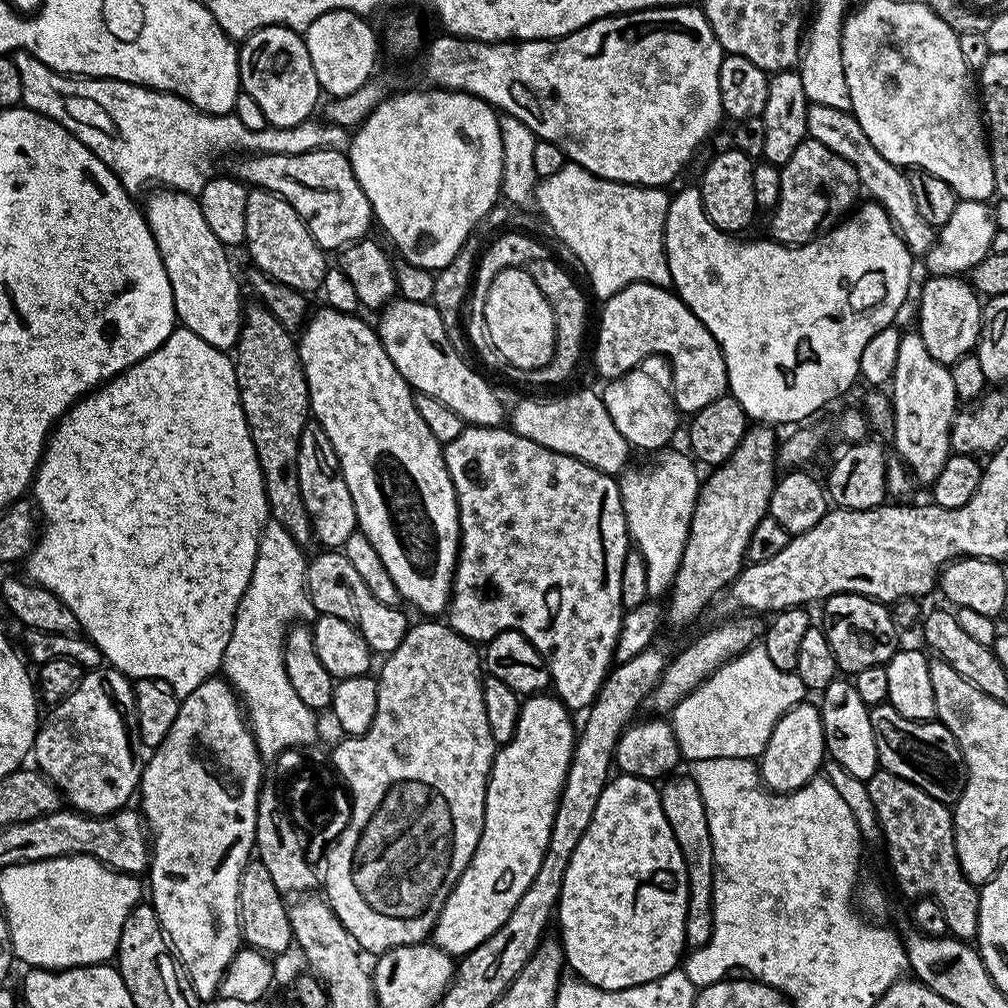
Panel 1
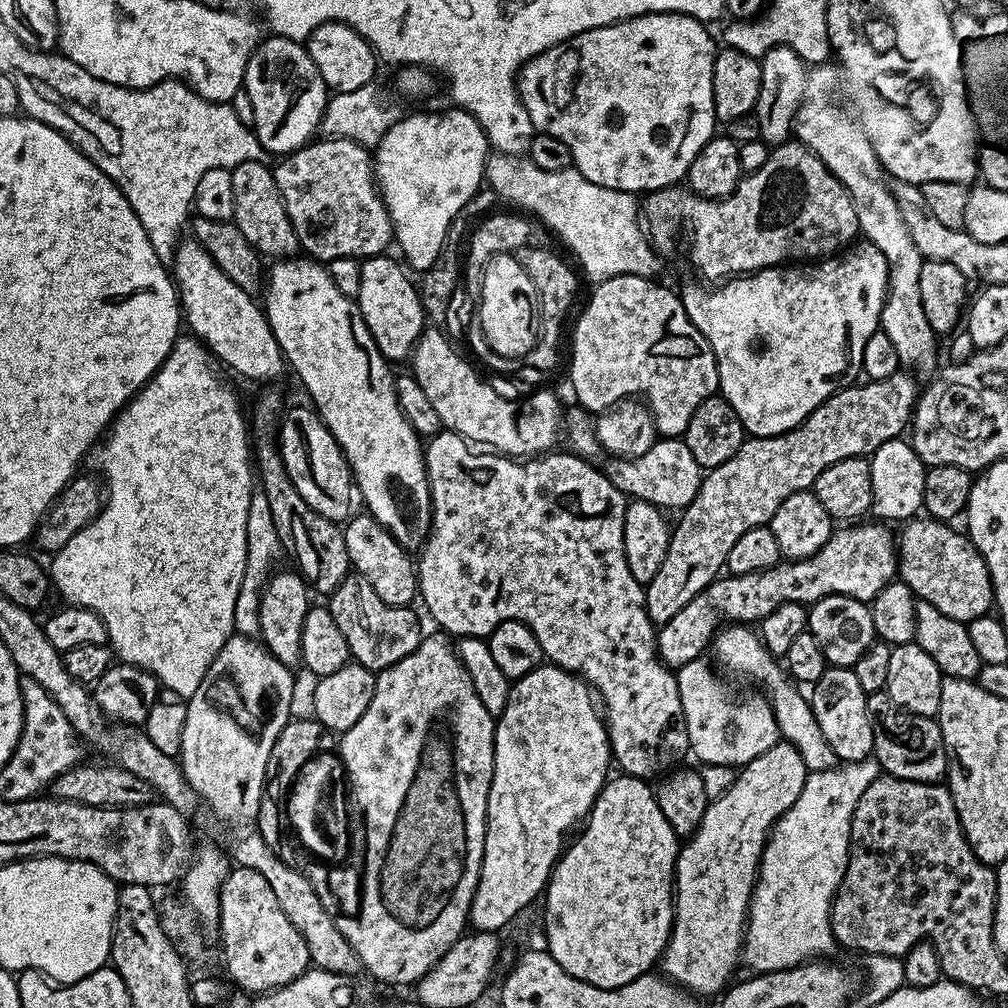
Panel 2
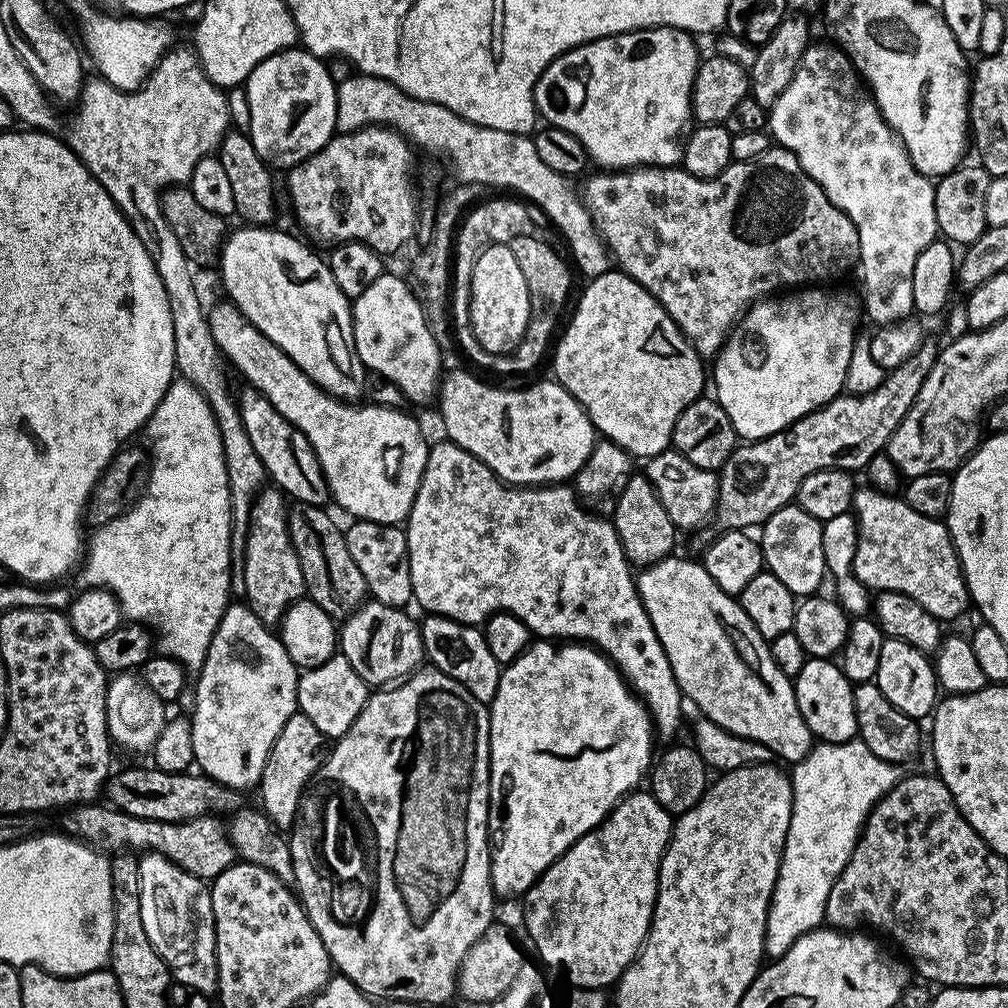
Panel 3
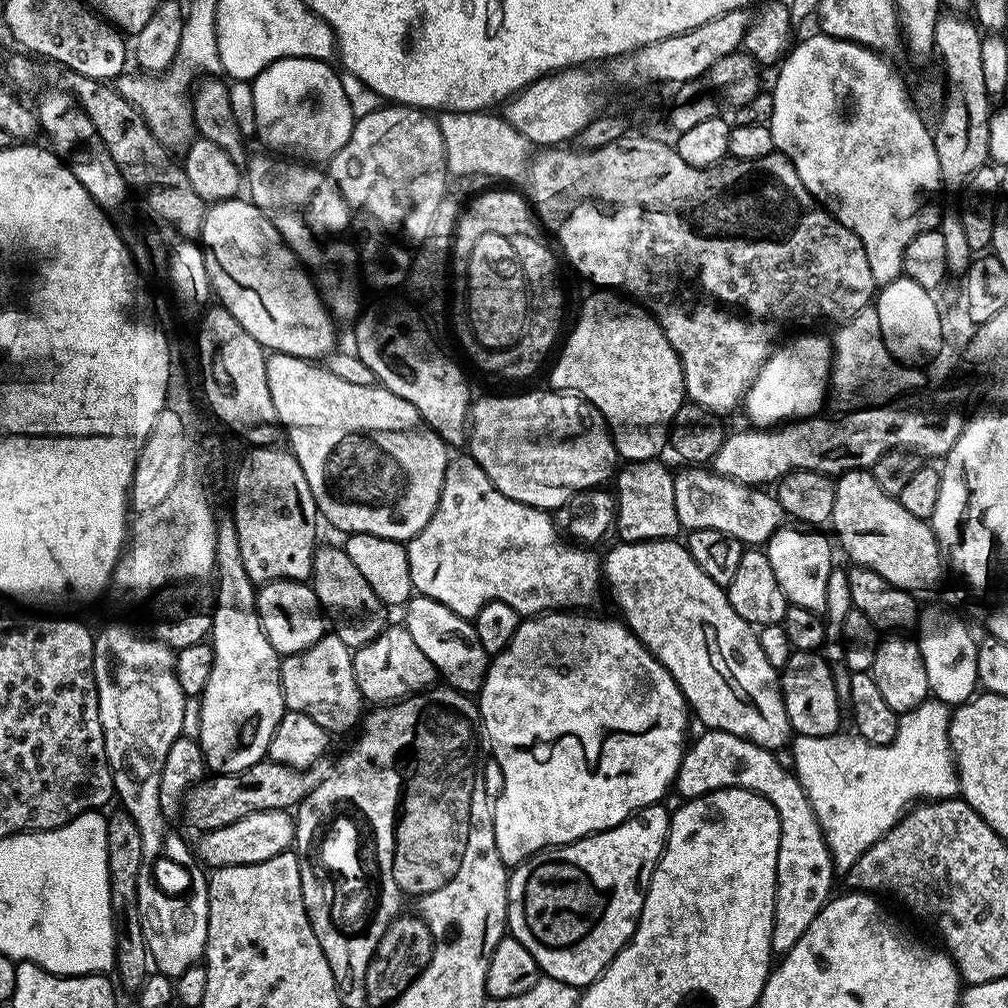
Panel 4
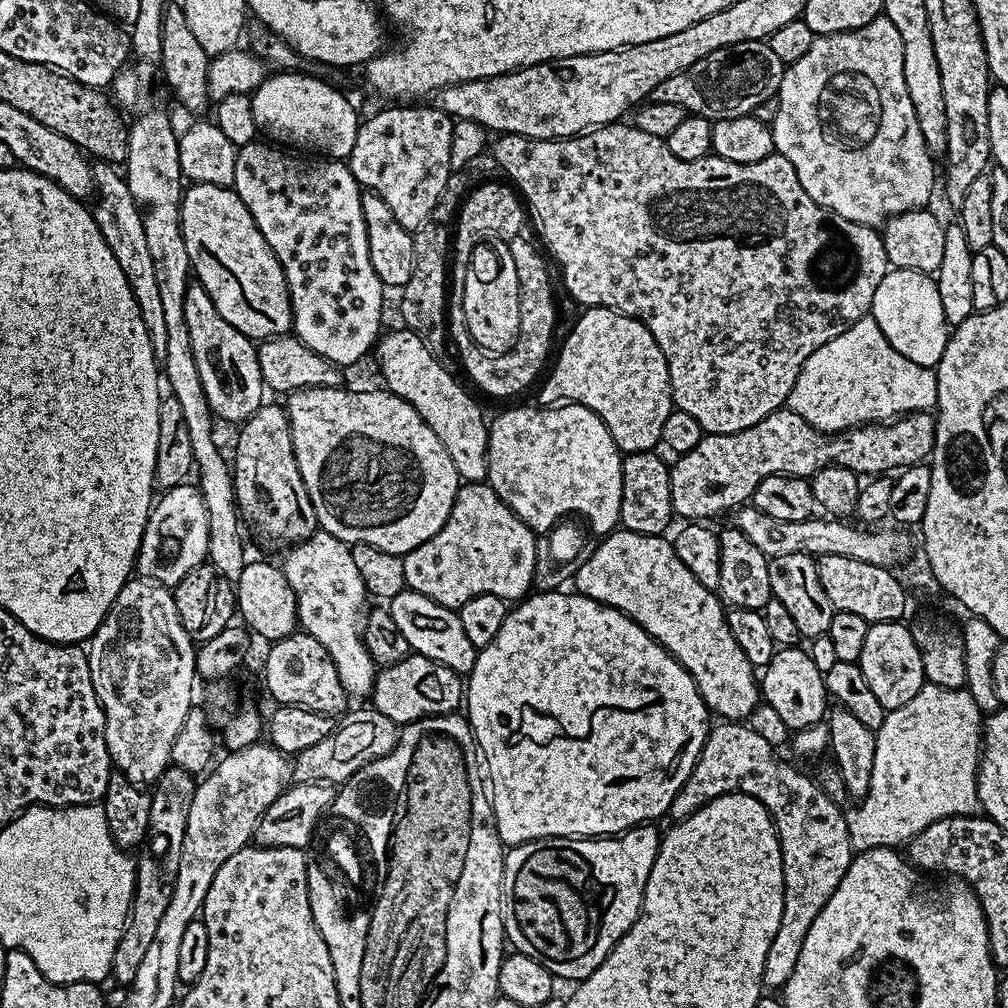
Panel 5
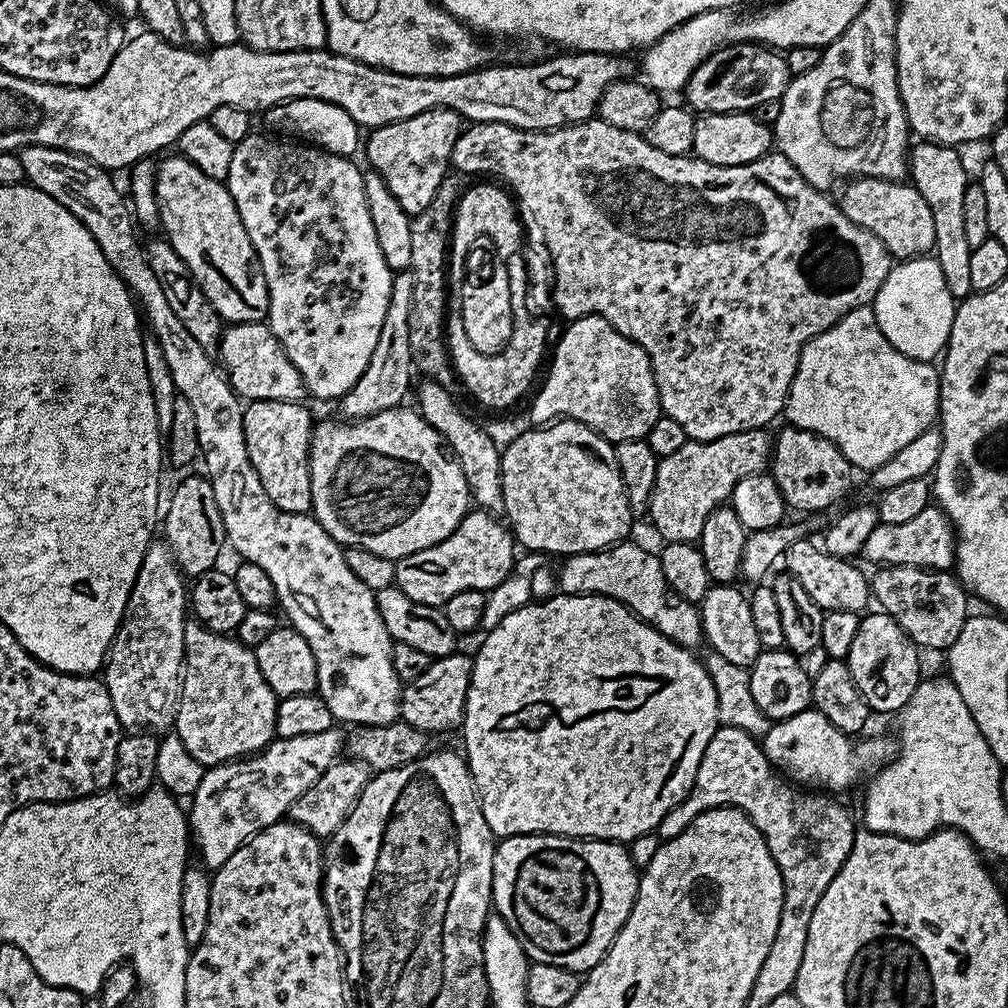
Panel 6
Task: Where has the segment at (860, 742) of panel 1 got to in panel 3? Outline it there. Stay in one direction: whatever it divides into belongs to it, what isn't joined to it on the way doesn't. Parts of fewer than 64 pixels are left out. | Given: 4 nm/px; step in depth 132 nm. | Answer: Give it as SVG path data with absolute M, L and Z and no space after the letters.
M828 658L808 659L799 674L794 677L794 687L798 710L817 741L841 744L857 735L856 711L852 697L854 685L844 677L839 663Z

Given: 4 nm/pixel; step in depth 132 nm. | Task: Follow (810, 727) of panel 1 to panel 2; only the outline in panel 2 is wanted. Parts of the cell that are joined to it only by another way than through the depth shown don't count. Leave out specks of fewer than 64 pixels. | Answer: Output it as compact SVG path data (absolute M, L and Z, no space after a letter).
M779 742L760 757L745 764L735 773L731 786L709 803L702 820L692 835L679 845L676 854L676 879L674 881L674 907L672 910L672 932L668 945L658 961L658 968L673 984L695 994L709 998L717 992L723 993L733 979L732 971L742 960L744 930L748 923L748 903L752 900L752 889L756 886L756 874L760 871L760 855L768 842L768 834L776 825L776 819L802 794L809 770L802 762L802 754L787 742Z

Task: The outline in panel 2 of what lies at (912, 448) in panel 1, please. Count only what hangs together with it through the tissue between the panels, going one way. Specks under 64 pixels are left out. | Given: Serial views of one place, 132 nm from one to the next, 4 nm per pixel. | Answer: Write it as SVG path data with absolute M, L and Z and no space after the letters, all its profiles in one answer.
M835 63L817 64L809 71L801 106L796 112L794 136L799 143L805 144L811 152L815 152L816 157L846 186L846 190L852 196L852 201L856 203L856 213L863 239L867 243L878 246L878 250L882 250L882 254L886 258L888 293L882 306L879 331L884 332L886 338L890 338L890 342L894 342L894 350L898 350L898 358L905 369L916 374L921 374L920 372L935 373L938 368L938 363L936 364L938 333L930 326L930 322L926 322L926 310L922 310L922 290L918 290L918 278L922 274L925 259L921 256L918 246L914 246L914 242L910 238L910 230L906 230L906 222L902 222L902 210L898 210L898 202L893 189L887 188L879 180L879 176L882 176L880 160L864 132L864 123L850 107L845 81L838 75Z

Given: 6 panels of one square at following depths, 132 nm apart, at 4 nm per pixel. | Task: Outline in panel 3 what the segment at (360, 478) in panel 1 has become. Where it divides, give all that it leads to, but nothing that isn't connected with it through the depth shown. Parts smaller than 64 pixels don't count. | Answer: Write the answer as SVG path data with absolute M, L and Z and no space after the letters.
M240 226L240 227L244 228L238 229L237 232L229 231L227 233L226 239L224 241L224 246L220 250L218 269L220 268L220 280L222 283L224 283L224 292L226 295L228 295L225 297L227 297L230 303L234 305L234 307L237 308L240 311L240 313L242 313L246 317L246 319L250 321L252 325L254 325L258 330L262 330L262 334L266 334L266 338L270 338L270 342L274 342L275 344L277 344L279 348L281 348L282 351L284 351L284 353L286 353L286 355L289 356L289 358L291 358L291 360L294 361L295 364L297 364L297 366L299 366L299 368L302 369L304 373L306 373L306 375L310 377L313 380L313 382L316 383L316 385L319 386L319 388L321 388L321 390L327 392L328 395L330 396L336 397L337 400L343 400L345 402L359 401L361 399L359 396L362 395L363 392L365 395L366 392L366 384L364 388L364 376L366 377L366 369L364 367L364 363L360 361L360 359L358 358L358 354L356 353L356 347L354 346L354 334L352 333L352 305L347 300L347 298L344 297L344 295L342 294L342 290L338 290L338 282L334 282L334 274L331 272L330 269L328 269L327 259L325 259L323 255L315 256L315 254L312 253L311 250L308 249L307 246L304 245L302 241L295 240L295 238L292 237L291 234L288 232L279 232L279 230L276 229L276 226Z

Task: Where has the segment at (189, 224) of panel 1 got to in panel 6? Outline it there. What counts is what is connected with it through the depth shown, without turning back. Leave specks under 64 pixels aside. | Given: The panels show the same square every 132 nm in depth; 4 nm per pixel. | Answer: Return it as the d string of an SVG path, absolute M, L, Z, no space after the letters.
M408 406L382 410L382 414L367 416L364 420L353 420L351 422L339 422L328 420L325 424L317 423L312 433L312 447L310 449L310 474L312 475L312 506L316 521L331 536L337 540L341 546L351 546L354 548L365 548L379 556L386 556L389 560L401 560L404 556L414 554L423 548L434 546L442 542L453 530L462 522L464 515L470 511L470 497L466 478L462 474L462 466L456 461L456 457L446 447L446 441L441 436L437 428L430 427L424 421L424 417L419 411L408 409Z

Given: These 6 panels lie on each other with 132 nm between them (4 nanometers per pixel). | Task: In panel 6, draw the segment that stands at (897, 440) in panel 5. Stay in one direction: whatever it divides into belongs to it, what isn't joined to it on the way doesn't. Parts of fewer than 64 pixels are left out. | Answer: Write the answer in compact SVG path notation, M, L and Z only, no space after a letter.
M751 428L713 440L689 440L682 450L660 460L646 516L652 519L662 541L699 541L706 518L731 497L734 486L738 486L742 478L769 467L774 455L774 440L766 433L764 428Z

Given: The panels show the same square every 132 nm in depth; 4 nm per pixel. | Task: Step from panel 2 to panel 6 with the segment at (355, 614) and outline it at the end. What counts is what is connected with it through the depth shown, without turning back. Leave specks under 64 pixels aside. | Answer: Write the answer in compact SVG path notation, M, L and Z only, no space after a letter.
M460 650L437 659L433 668L428 668L420 684L412 684L403 689L400 703L400 716L403 723L425 734L444 732L461 723L464 718L464 704L468 701L468 685L472 682L471 655L463 656Z

